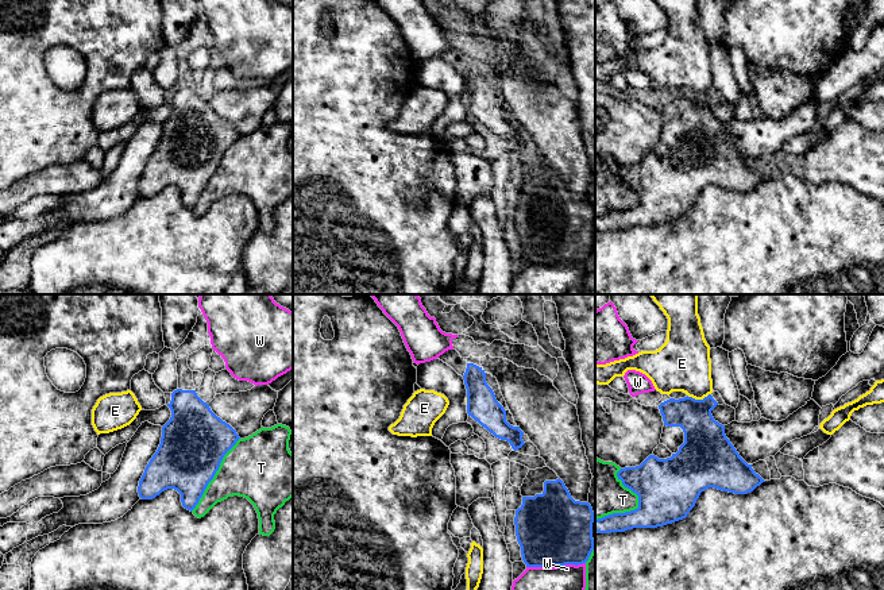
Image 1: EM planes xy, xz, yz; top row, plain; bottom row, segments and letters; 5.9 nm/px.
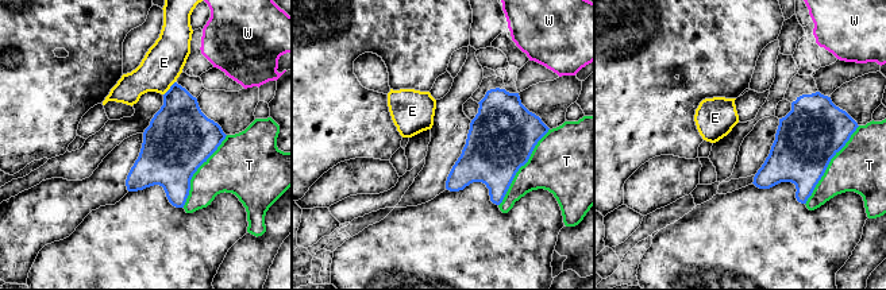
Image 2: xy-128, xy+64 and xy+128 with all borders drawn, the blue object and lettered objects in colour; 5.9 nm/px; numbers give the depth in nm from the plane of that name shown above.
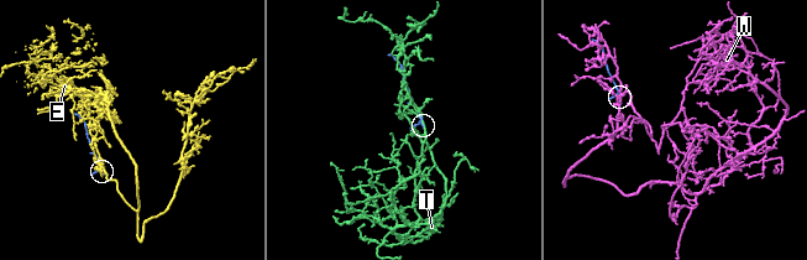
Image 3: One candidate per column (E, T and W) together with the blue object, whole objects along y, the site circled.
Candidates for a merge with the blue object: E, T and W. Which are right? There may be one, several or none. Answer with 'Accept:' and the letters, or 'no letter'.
Accept: no letter

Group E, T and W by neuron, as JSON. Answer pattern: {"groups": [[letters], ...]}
{"groups": [["E"], ["T"], ["W"]]}

